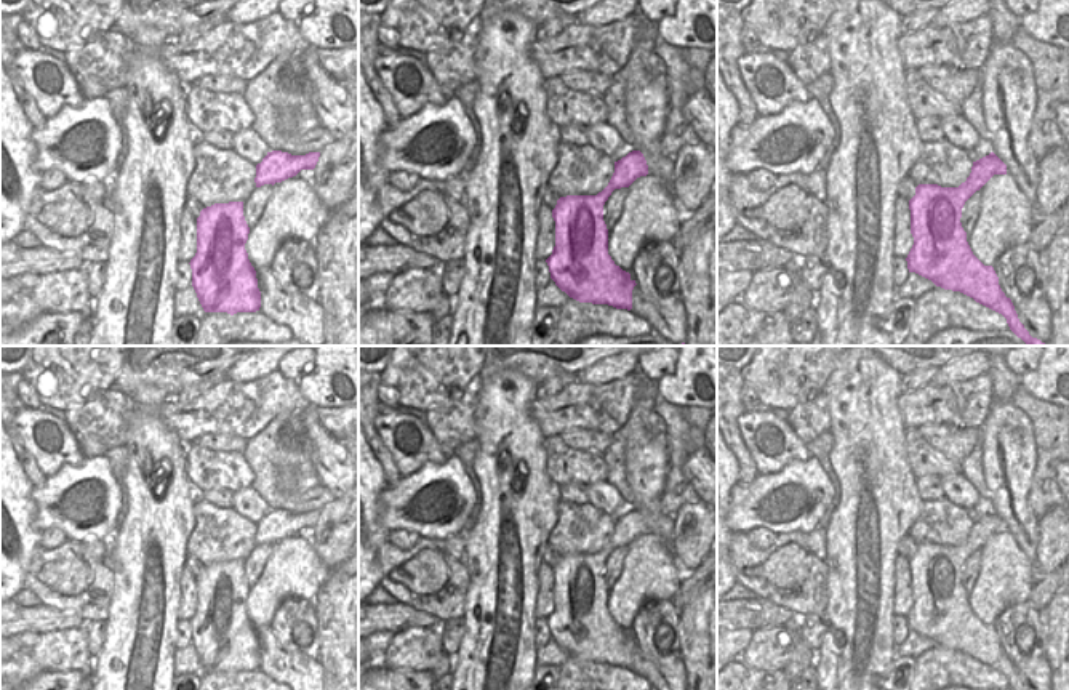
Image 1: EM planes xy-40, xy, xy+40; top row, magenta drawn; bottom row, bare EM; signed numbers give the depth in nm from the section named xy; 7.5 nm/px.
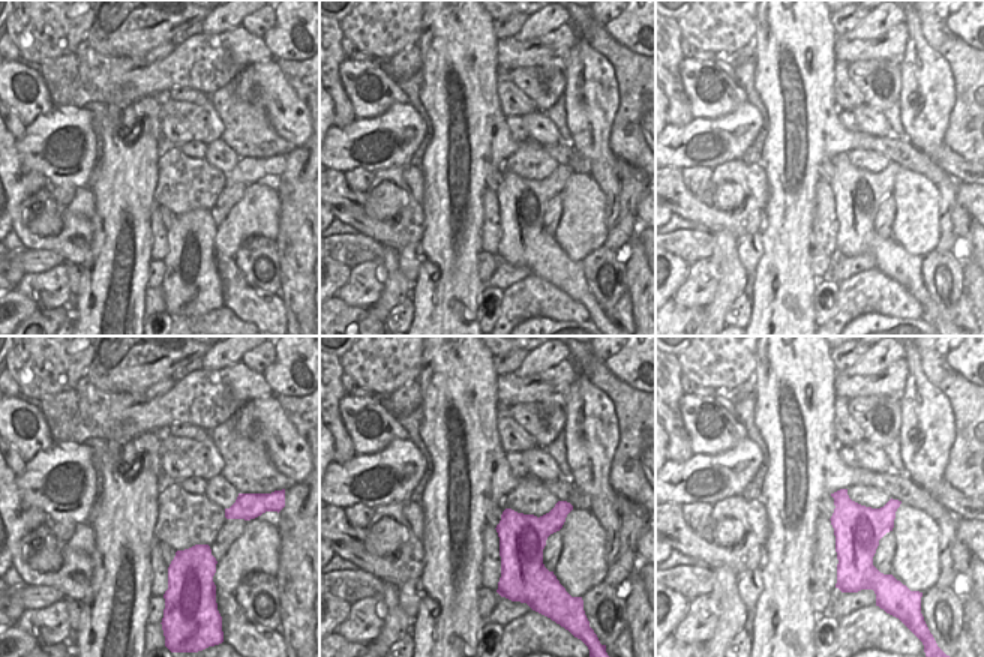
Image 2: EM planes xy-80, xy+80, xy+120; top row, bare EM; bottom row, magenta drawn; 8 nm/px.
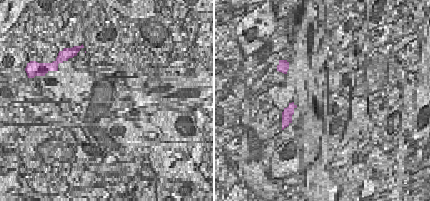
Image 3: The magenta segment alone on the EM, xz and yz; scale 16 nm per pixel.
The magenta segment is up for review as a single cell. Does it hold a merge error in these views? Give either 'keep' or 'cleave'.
keep

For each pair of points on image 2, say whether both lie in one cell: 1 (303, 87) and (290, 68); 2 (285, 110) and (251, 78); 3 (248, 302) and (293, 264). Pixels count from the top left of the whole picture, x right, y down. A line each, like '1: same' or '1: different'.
1: same
2: same
3: different

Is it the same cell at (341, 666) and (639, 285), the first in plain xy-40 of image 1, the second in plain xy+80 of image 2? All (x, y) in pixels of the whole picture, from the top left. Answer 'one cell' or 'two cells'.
one cell

